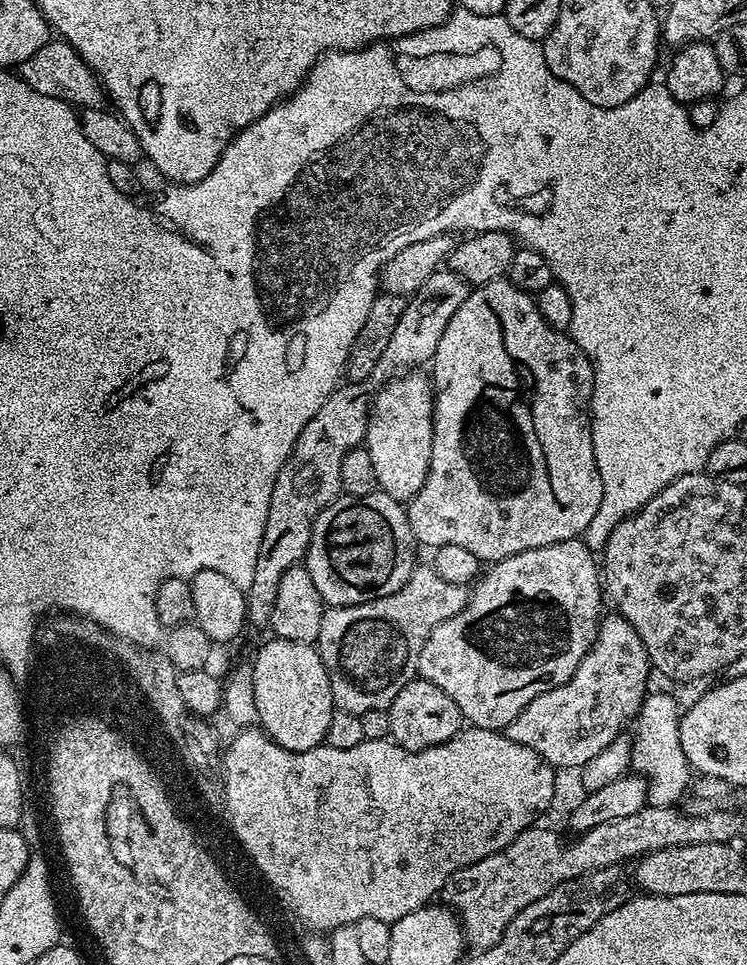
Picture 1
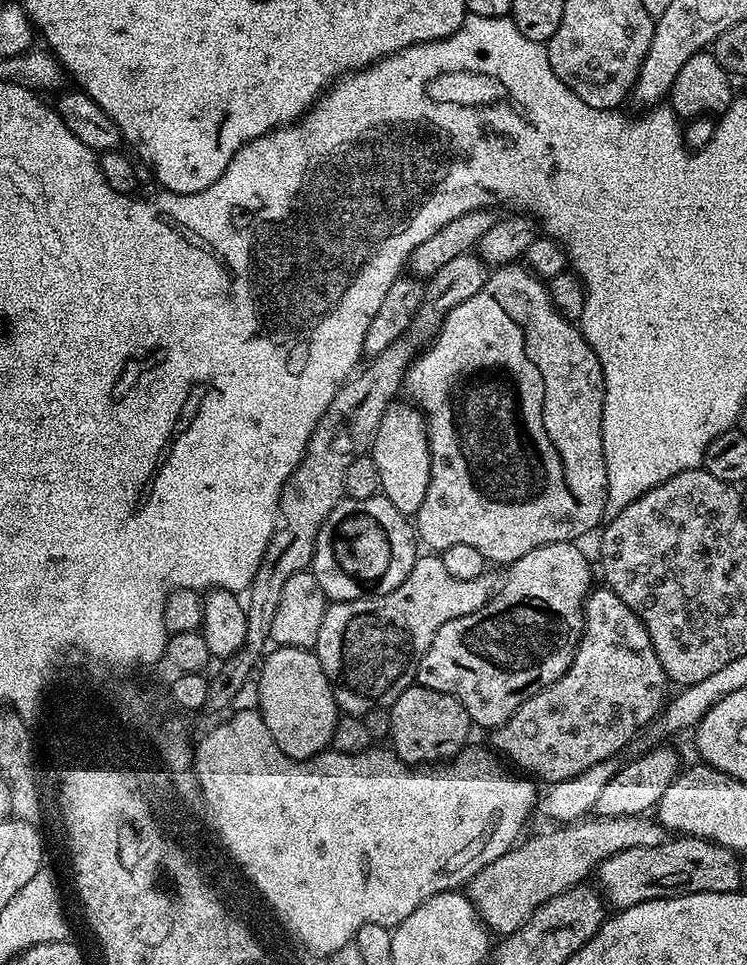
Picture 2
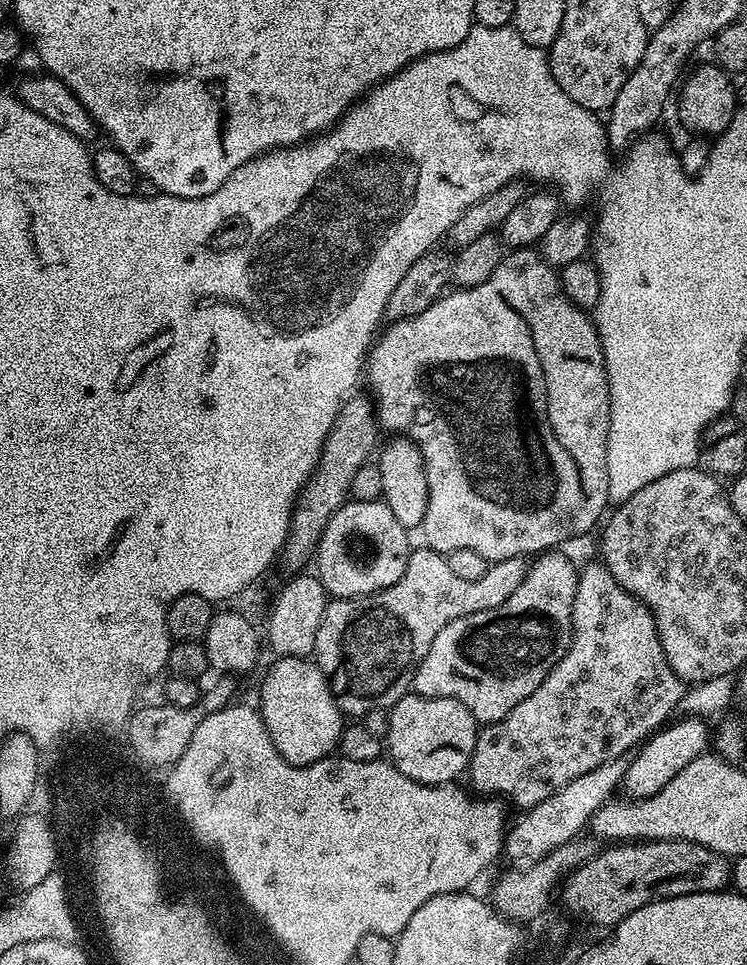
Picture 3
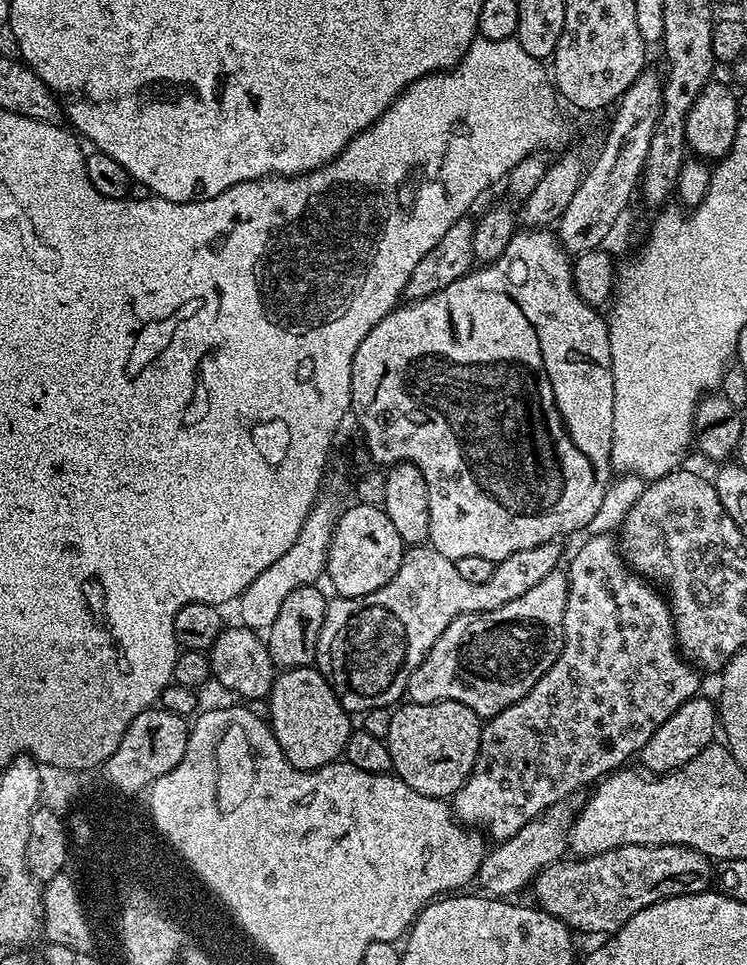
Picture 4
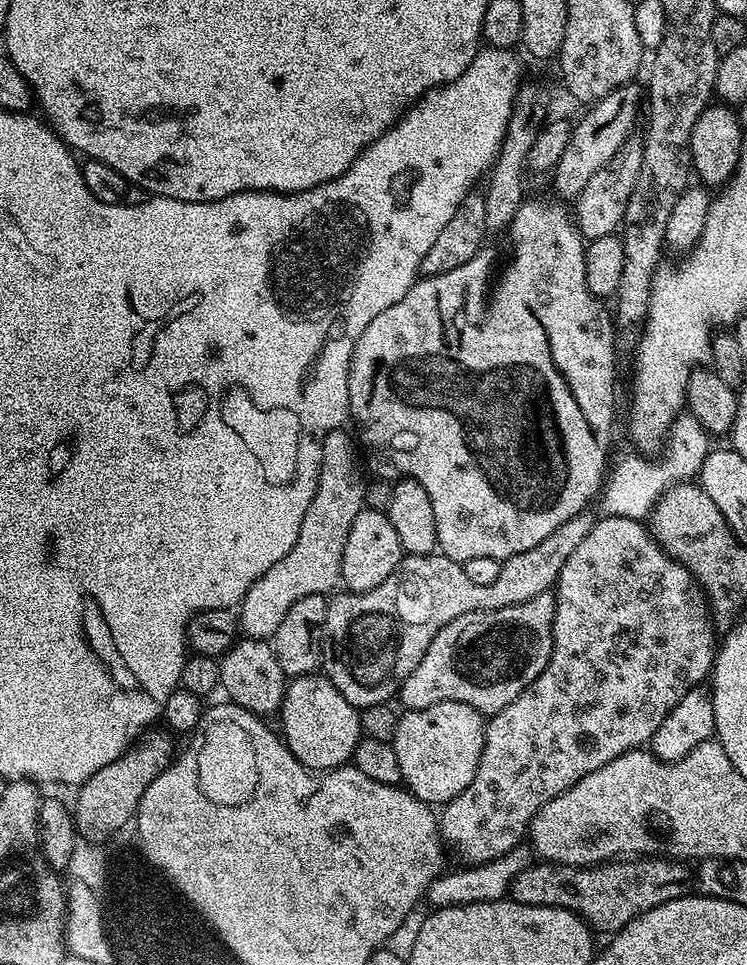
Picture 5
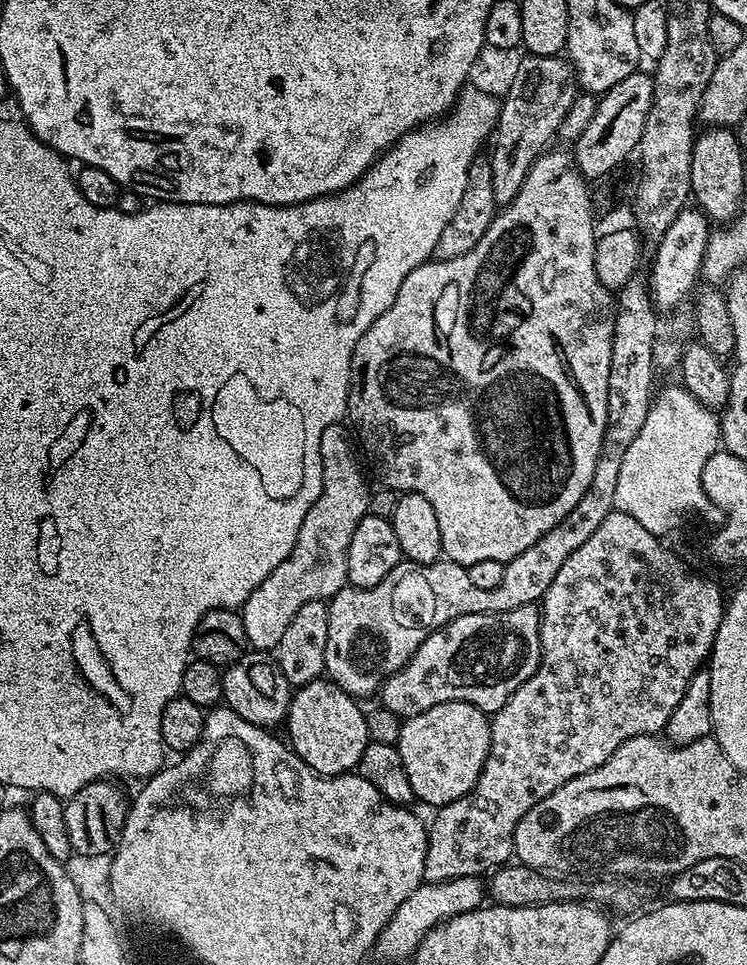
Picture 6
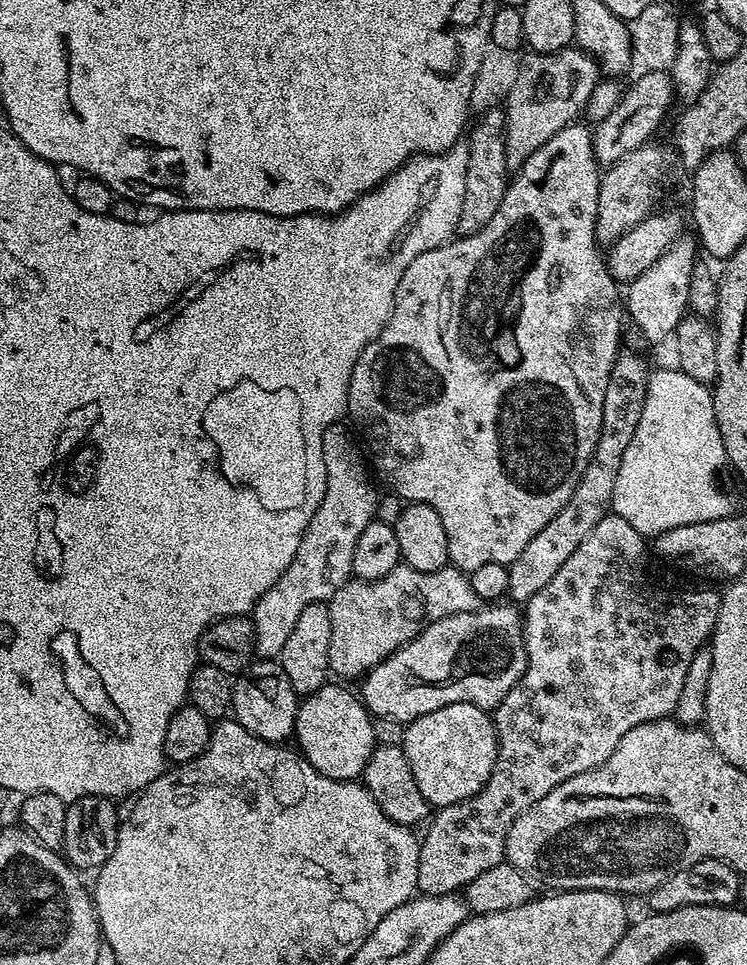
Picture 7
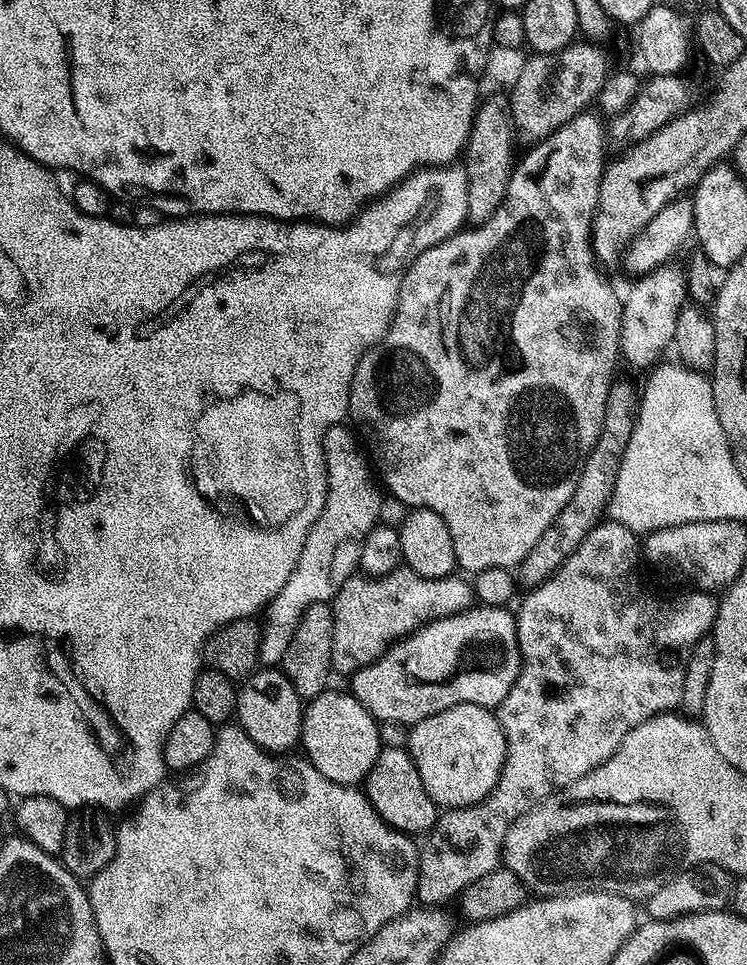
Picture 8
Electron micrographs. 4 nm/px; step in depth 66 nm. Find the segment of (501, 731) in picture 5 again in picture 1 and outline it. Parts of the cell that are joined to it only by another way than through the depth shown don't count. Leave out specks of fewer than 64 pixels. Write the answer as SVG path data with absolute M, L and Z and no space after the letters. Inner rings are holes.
M605 615L601 619L592 649L584 655L571 678L546 694L538 694L538 698L534 698L534 702L530 702L526 710L522 710L522 714L518 714L518 718L514 718L514 722L507 726L506 735L511 740L522 746L530 746L530 750L534 750L557 770L579 770L595 755L601 754L602 750L622 735L628 723L631 725L637 719L640 707L650 692L650 665L646 646L642 646L642 638L638 638L638 630L634 630L634 626L630 626L630 622L626 622L624 616L611 615Z

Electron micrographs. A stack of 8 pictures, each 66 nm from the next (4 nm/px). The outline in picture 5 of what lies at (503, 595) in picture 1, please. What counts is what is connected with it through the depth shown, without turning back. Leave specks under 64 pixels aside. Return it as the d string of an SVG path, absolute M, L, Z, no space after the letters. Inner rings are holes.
M547 591L518 606L506 606L493 612L471 612L462 614L462 618L454 618L454 622L438 630L422 662L418 662L410 678L402 682L398 700L401 700L405 704L403 707L408 710L422 710L443 700L457 700L478 710L485 717L495 716L508 704L513 704L518 694L522 694L522 690L532 687L542 670L546 670L552 653L552 623L555 613L555 595Z

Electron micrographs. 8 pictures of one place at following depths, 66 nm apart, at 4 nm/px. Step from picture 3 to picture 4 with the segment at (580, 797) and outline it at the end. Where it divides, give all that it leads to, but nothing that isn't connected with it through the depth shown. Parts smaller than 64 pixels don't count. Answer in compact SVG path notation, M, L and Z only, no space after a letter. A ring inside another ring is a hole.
M565 800L553 804L548 807L542 815L536 816L526 826L522 826L514 837L499 841L492 849L492 847L485 853L482 866L479 868L477 874L477 883L481 884L481 888L487 895L494 898L508 898L510 894L518 891L520 888L524 889L535 879L537 873L546 867L546 865L555 864L561 859L567 851L568 831L572 827L575 820L576 808L570 804L571 801Z

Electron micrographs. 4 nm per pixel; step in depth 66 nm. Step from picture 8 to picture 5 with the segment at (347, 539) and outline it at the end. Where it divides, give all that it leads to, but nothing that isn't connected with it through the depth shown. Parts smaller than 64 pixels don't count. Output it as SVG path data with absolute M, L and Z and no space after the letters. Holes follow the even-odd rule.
M336 429L323 439L319 484L303 515L297 541L286 557L249 585L238 606L238 624L249 639L271 639L294 602L308 596L325 595L341 581L341 558L346 538L354 518L365 507L366 491L366 480L362 478L356 454L357 445L347 432Z

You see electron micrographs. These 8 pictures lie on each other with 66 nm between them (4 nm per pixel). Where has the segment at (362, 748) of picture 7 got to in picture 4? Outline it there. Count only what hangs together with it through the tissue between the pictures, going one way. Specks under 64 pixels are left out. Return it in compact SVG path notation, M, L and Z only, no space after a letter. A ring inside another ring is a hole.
M319 668L283 669L266 697L267 704L267 719L274 738L293 768L300 772L314 772L327 764L337 763L343 757L346 742L354 730L354 720L338 702Z

